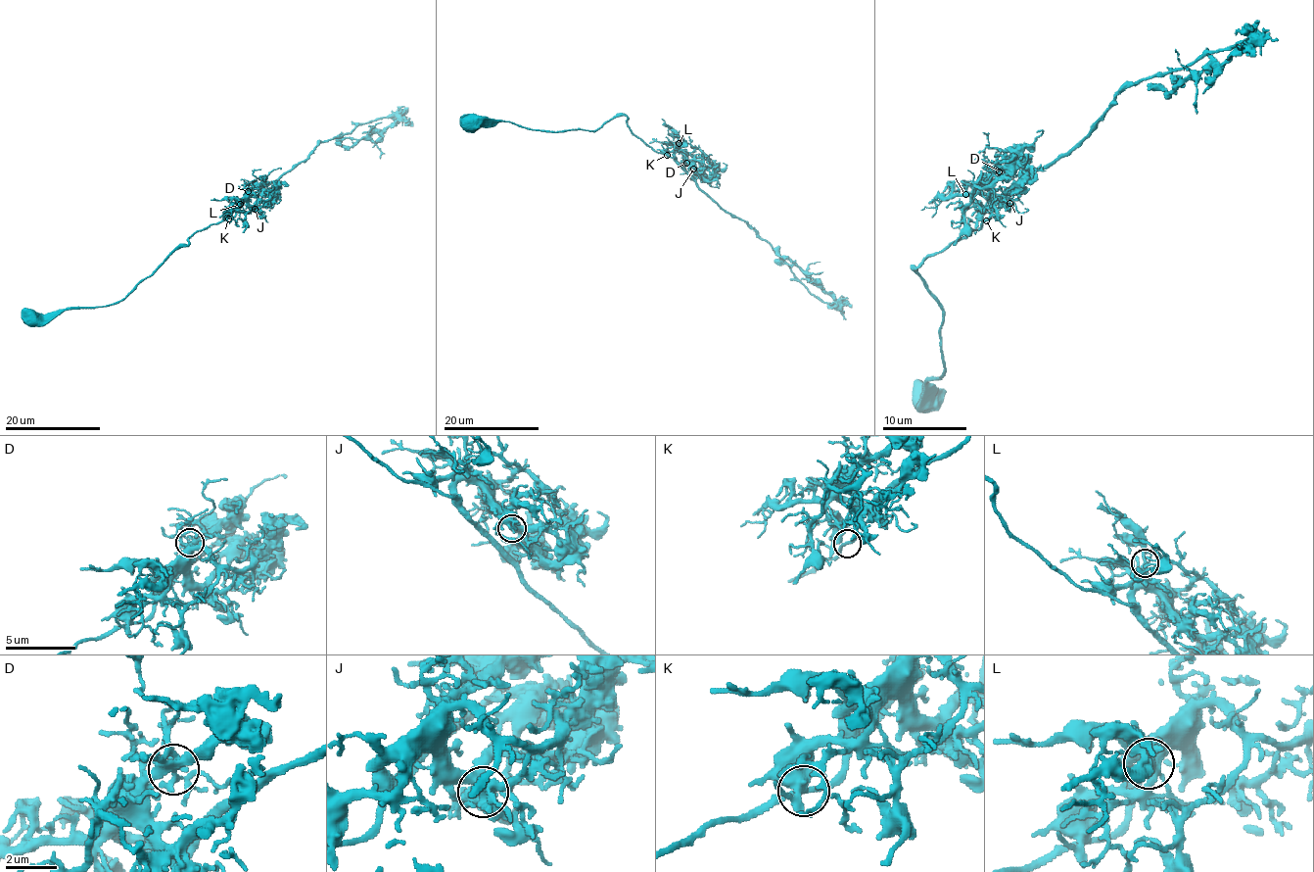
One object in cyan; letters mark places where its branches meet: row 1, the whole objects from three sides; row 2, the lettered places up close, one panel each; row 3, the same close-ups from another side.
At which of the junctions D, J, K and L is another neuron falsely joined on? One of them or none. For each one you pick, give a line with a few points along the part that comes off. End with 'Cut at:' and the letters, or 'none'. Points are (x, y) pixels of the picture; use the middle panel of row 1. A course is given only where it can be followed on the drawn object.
Cut at: none

